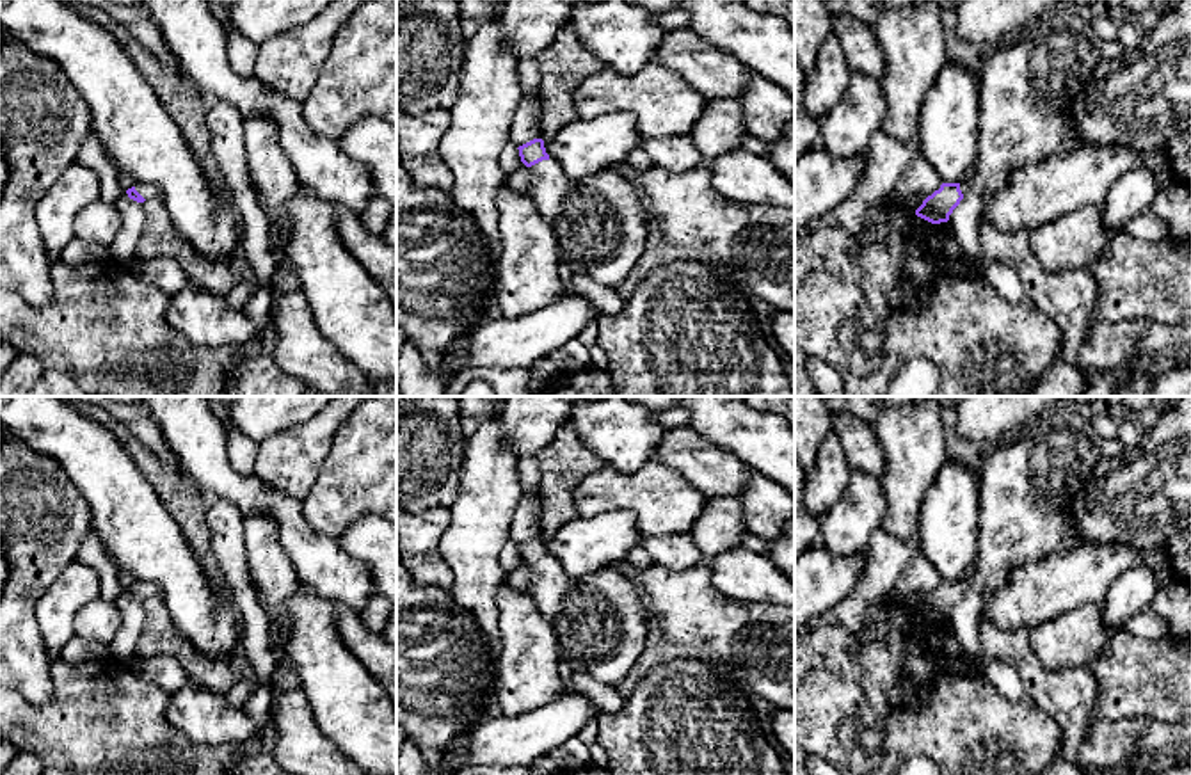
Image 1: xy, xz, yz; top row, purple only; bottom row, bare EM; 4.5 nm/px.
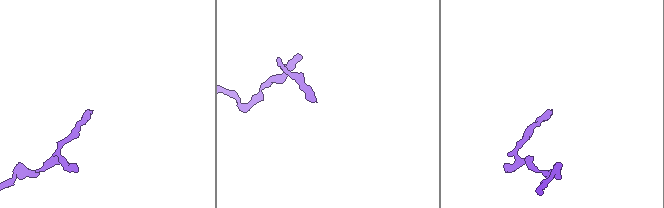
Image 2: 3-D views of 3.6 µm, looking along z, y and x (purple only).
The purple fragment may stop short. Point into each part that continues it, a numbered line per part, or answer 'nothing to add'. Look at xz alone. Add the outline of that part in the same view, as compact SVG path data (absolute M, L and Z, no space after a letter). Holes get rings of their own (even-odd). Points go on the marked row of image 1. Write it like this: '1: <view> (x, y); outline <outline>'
1: xz (601, 223); outline M551 158L532 171L526 194L555 229L560 265L615 290L649 238L652 215L640 188L613 169L572 181Z

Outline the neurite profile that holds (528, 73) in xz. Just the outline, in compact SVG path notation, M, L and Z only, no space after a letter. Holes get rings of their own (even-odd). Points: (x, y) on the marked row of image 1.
M524 59L517 66L517 82L523 94L537 94L540 87L540 68L537 59Z

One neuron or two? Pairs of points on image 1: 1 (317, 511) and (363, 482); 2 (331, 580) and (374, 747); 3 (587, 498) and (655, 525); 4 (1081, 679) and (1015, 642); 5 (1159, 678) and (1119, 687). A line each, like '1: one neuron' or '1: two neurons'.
1: one neuron
2: two neurons
3: one neuron
4: one neuron
5: one neuron

